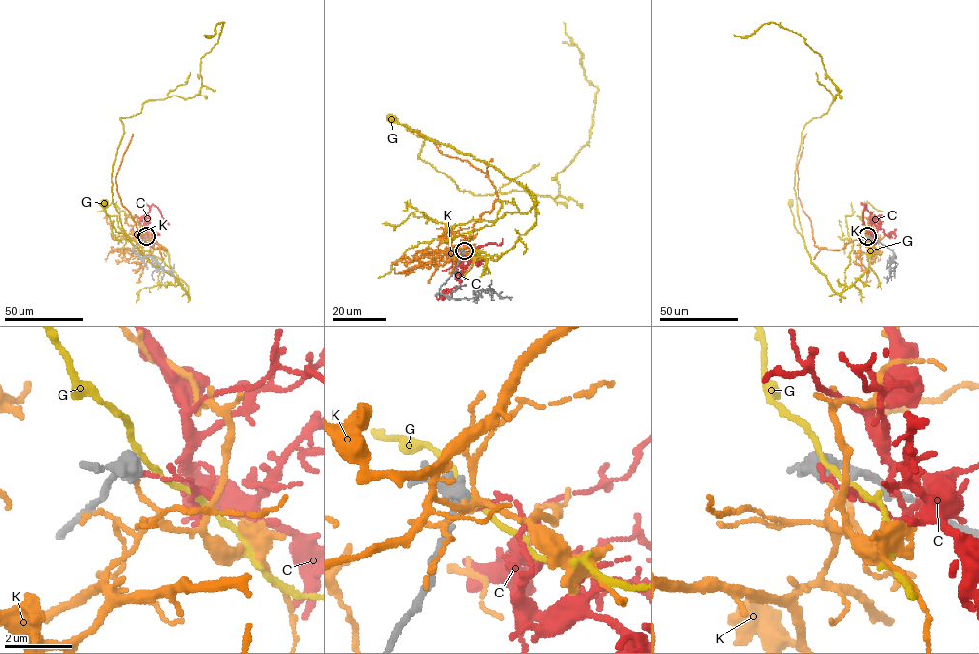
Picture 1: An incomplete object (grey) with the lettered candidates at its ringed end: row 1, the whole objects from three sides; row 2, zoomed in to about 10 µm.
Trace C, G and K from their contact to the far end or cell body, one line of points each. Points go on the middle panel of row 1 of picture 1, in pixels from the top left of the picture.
C: (464, 252), (467, 257), (463, 254), (468, 257), (470, 253), (468, 258), (470, 249), (500, 245), (503, 239)
G: (464, 251), (477, 259), (495, 260), (535, 221), (535, 199), (491, 166), (436, 143), (391, 118)
K: (463, 252), (472, 226), (498, 198), (480, 170), (439, 146)

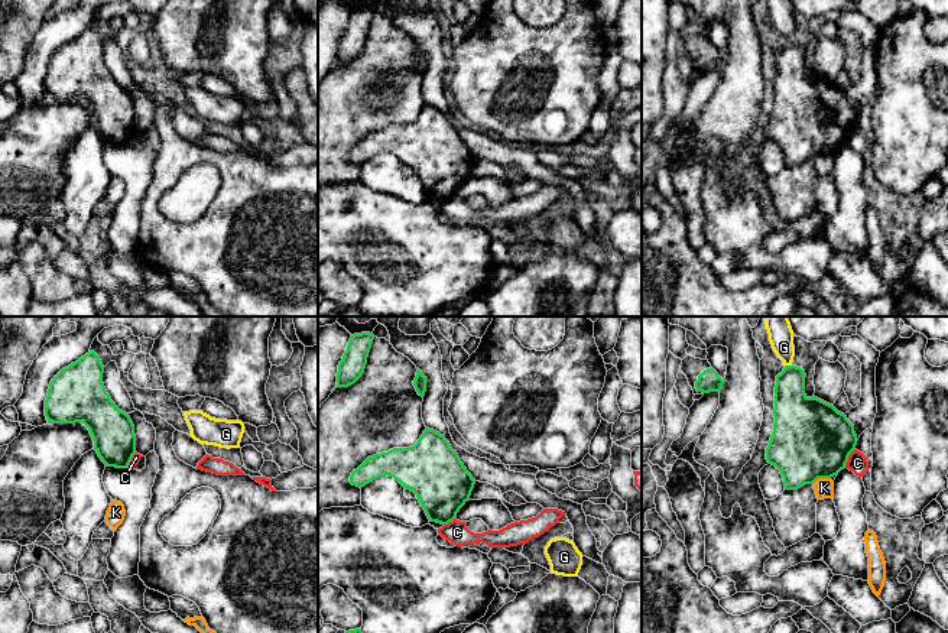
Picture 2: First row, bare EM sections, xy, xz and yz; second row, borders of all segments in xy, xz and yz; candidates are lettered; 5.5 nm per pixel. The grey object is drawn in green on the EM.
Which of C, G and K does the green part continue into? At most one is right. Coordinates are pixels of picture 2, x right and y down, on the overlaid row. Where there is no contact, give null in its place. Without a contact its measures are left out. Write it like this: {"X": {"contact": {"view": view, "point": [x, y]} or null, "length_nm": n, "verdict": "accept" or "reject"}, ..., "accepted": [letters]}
{"C": {"contact": {"view": "yz", "point": [847, 458]}, "length_nm": 130, "verdict": "reject"}, "G": {"contact": {"view": "yz", "point": [788, 366]}, "length_nm": 40, "verdict": "reject"}, "K": {"contact": {"view": "yz", "point": [821, 477]}, "length_nm": 110, "verdict": "reject"}, "accepted": []}

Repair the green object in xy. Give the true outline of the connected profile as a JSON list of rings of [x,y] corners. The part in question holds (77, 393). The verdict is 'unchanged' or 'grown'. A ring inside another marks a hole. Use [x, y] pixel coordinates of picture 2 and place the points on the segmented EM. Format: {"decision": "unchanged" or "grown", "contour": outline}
{"decision": "unchanged", "contour": [[[94,351],[62,369],[49,384],[45,416],[48,423],[84,423],[105,467],[127,468],[136,454],[134,425],[111,400],[103,373]]]}

